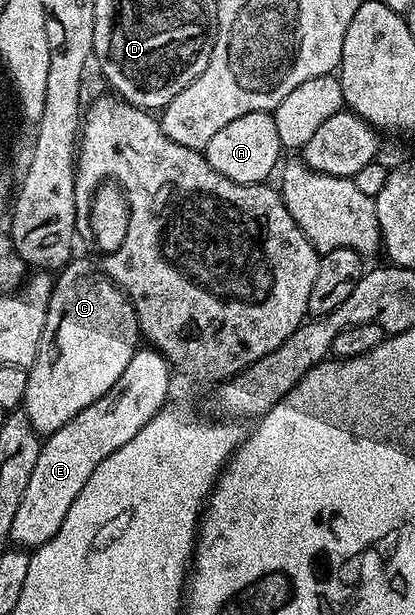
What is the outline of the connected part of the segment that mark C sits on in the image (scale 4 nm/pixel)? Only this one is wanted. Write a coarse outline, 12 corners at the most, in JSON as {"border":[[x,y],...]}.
{"border":[[89,258],[52,283],[22,409],[52,434],[125,372],[141,335]]}

